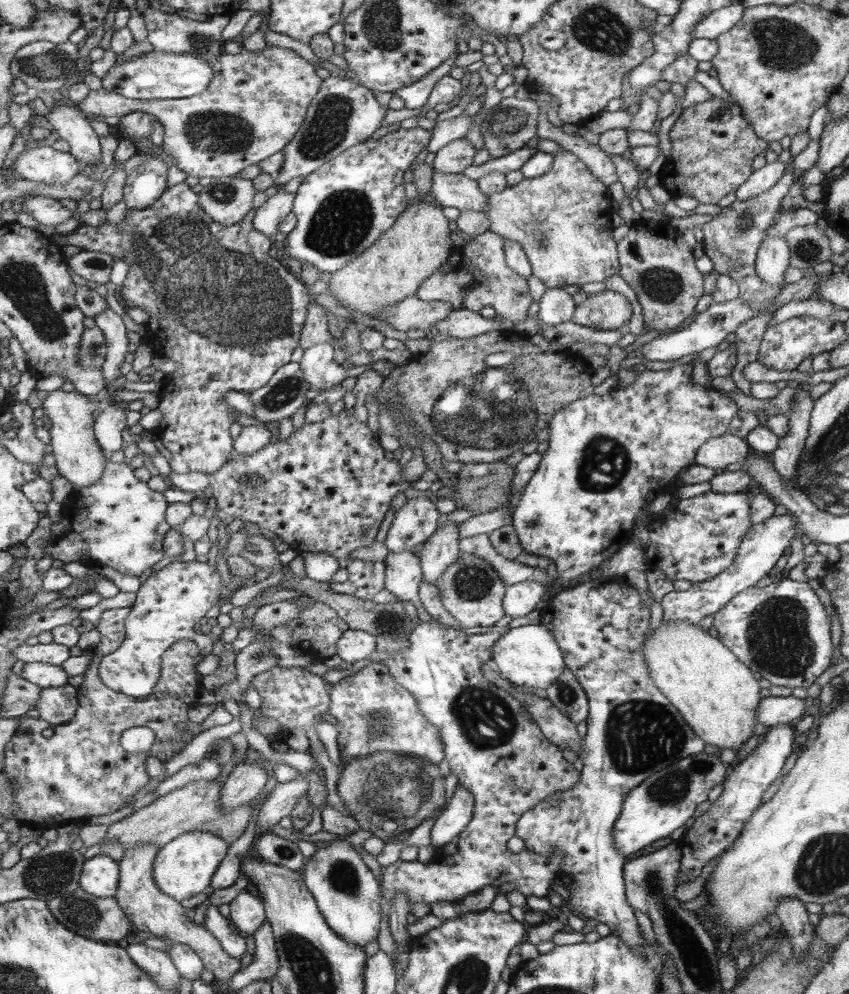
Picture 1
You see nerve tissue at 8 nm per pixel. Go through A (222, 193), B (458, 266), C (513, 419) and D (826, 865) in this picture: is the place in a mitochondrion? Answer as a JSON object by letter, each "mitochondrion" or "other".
{"A":"mitochondrion","B":"other","C":"mitochondrion","D":"mitochondrion"}

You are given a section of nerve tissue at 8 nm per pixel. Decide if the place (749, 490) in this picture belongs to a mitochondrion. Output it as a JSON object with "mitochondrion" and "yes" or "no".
{"mitochondrion":"no"}

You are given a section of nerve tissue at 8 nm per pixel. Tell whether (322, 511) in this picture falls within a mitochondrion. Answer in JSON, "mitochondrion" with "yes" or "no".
{"mitochondrion":"no"}

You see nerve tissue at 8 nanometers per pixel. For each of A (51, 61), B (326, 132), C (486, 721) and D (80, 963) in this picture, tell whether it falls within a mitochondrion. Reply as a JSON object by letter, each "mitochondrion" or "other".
{"A":"mitochondrion","B":"mitochondrion","C":"mitochondrion","D":"other"}

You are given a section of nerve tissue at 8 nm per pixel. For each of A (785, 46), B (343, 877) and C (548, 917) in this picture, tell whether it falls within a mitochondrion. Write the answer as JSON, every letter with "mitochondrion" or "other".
{"A":"mitochondrion","B":"mitochondrion","C":"other"}

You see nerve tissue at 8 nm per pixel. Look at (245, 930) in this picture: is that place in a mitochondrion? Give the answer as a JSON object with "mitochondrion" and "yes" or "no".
{"mitochondrion":"no"}

